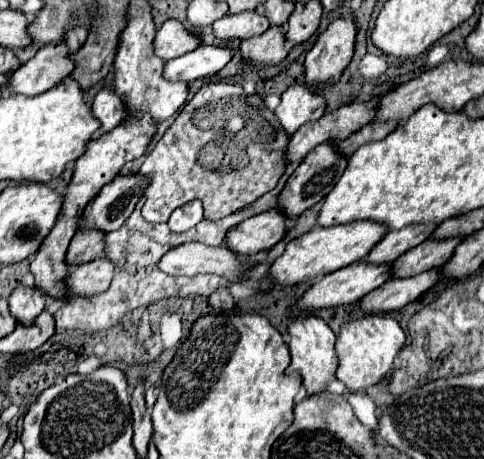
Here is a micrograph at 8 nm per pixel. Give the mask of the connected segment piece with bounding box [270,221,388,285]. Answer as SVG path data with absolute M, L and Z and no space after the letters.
M354 221L354 225L336 225L334 229L314 227L312 231L288 243L284 255L278 257L270 267L270 277L278 285L296 285L308 277L326 275L340 267L352 265L366 257L370 249L384 237L386 231L388 229L382 229L382 225L374 225L374 221Z

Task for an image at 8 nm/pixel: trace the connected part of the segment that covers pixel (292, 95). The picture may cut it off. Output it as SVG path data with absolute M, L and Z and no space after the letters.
M294 83L282 93L282 101L276 107L276 117L288 135L296 133L300 125L316 121L324 115L326 97L312 91L306 83Z

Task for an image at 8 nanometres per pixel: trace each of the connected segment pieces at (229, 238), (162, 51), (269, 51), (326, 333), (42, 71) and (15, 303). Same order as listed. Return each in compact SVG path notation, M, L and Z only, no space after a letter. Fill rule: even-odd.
M274 207L248 217L246 221L230 229L226 235L226 247L234 253L254 255L258 251L274 247L286 235L286 231L286 215L278 207Z
M170 19L156 31L154 49L160 59L170 61L178 55L194 51L200 43L202 43L202 35L190 33L180 21Z
M272 25L266 33L242 41L240 53L244 55L244 59L248 59L256 65L278 65L278 63L282 63L288 55L284 27Z
M300 315L290 321L288 335L290 335L288 347L292 353L292 363L290 363L288 371L300 373L302 383L308 389L308 395L322 391L326 387L326 381L330 377L334 377L334 371L338 367L338 357L334 351L334 343L336 343L334 331L316 315ZM298 331L302 331L302 333L298 333Z
M64 41L58 45L44 45L28 63L14 71L8 89L10 93L18 95L38 95L62 83L74 71L74 67L76 65L70 59L70 51L66 49Z
M24 285L16 287L8 297L10 313L16 317L16 321L24 325L30 325L42 313L44 301L46 297L42 293L38 293L34 287L24 287Z

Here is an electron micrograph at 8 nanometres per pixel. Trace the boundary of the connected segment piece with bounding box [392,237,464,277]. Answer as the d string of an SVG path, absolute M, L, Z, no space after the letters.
M448 237L446 241L426 239L422 245L410 249L402 257L398 257L398 261L394 261L392 277L414 277L426 269L442 267L462 239L464 237Z

